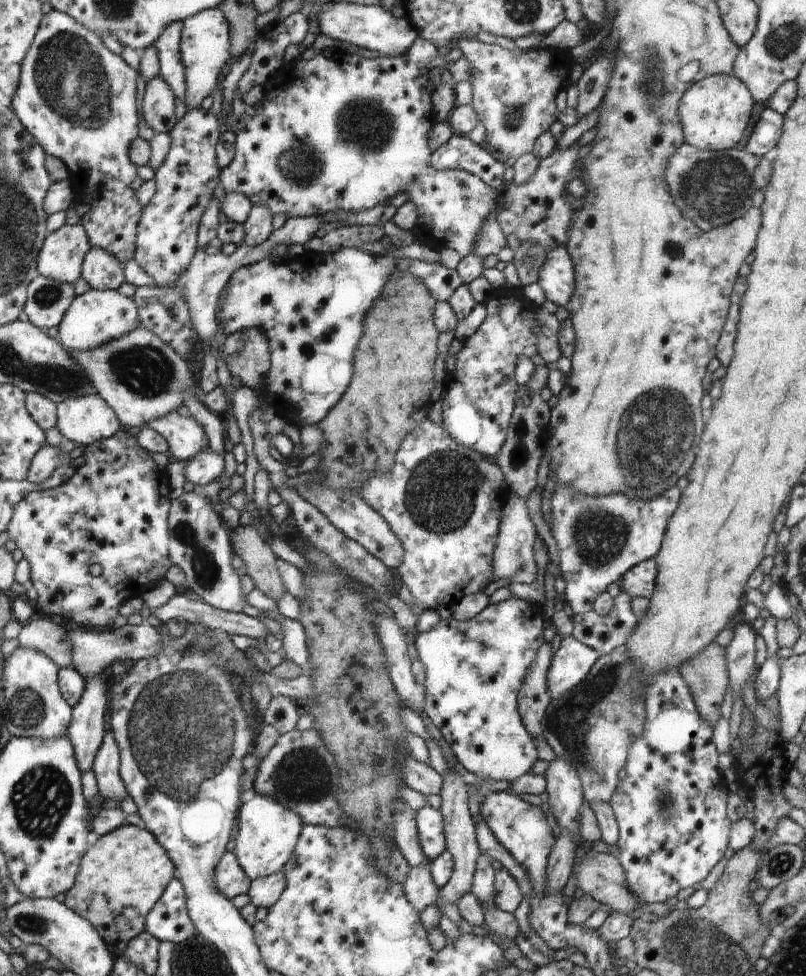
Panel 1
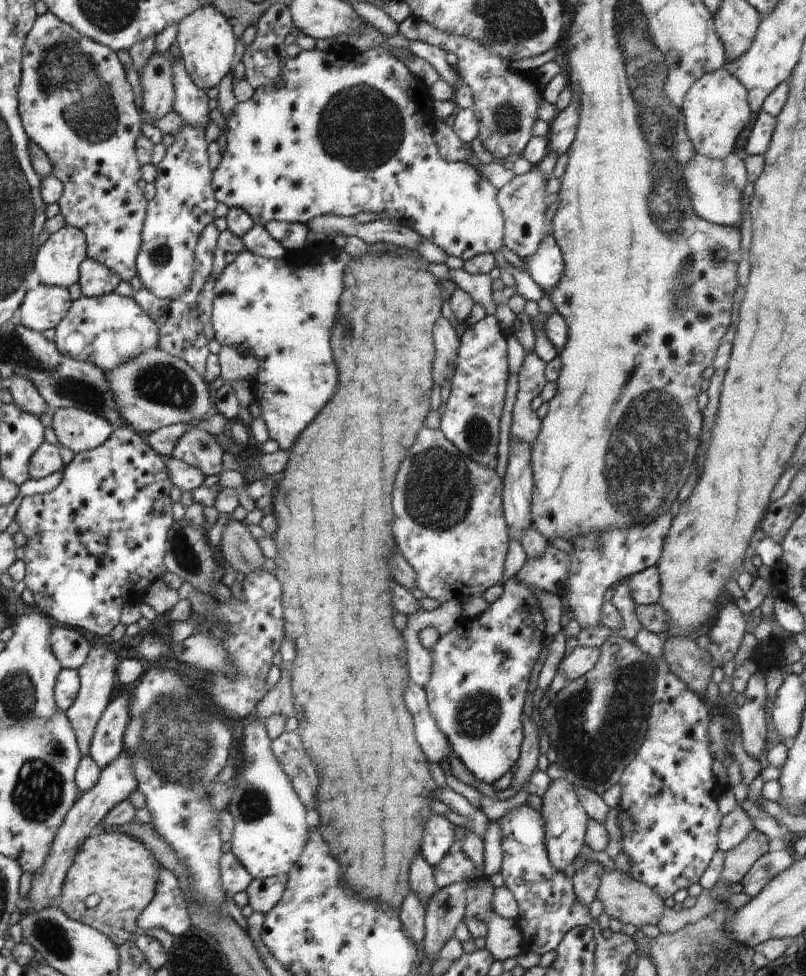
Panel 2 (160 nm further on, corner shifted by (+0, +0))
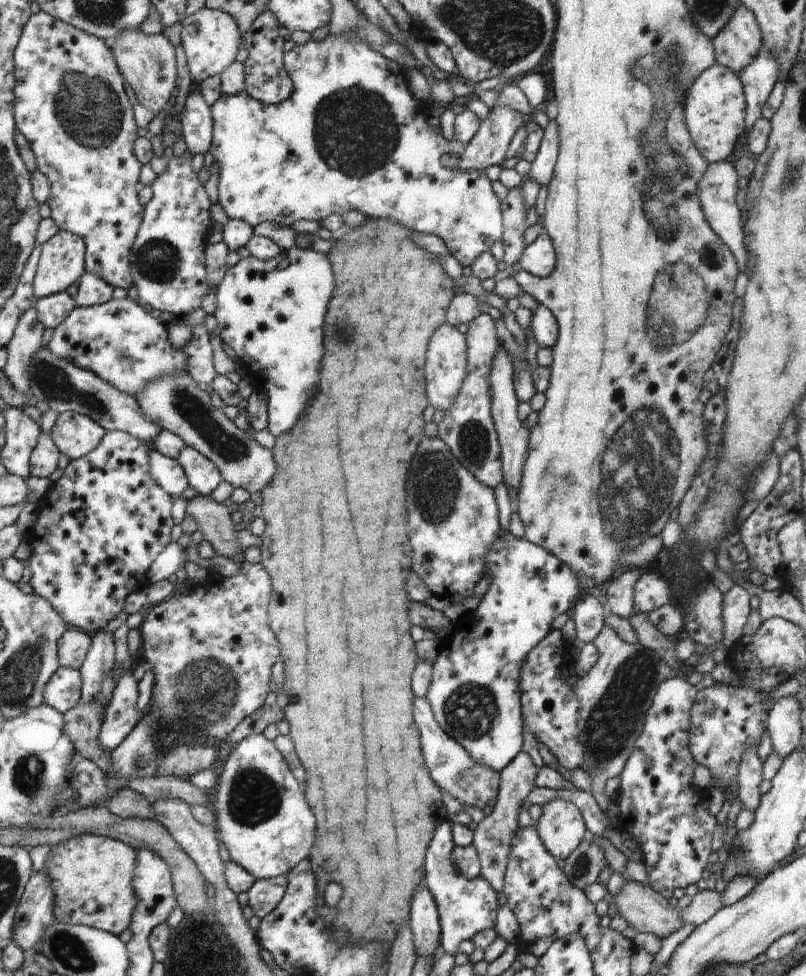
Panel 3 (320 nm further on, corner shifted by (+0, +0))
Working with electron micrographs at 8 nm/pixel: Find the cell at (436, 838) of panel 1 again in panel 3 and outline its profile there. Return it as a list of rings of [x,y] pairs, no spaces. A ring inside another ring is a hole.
[[[450,821],[438,826],[438,836],[434,837],[434,848],[430,848],[430,860],[426,860],[426,886],[433,894],[441,932],[441,947],[446,953],[456,956],[458,946],[464,940],[472,940],[486,929],[494,929],[499,909],[497,892],[480,874],[470,879],[459,872],[454,862],[452,823]]]

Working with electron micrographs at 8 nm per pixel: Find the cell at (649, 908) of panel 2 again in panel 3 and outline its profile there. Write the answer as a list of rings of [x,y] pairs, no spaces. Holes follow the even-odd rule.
[[[626,882],[619,894],[608,898],[638,933],[652,933],[663,939],[684,926],[678,909],[670,908],[668,899],[650,885]]]

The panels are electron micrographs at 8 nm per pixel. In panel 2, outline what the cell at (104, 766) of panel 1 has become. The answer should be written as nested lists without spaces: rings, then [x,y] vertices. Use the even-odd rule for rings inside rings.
[[[122,693],[108,703],[96,723],[89,755],[101,770],[119,757],[125,746],[123,736],[128,726],[131,702],[128,693]]]

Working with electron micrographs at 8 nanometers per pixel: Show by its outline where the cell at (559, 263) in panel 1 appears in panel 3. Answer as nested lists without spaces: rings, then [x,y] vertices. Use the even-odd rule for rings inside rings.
[[[542,230],[531,244],[524,247],[518,260],[522,271],[537,277],[547,277],[556,264],[555,250],[549,234]]]

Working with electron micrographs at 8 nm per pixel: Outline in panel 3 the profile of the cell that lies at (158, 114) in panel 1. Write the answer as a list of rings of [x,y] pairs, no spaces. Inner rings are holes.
[[[128,29],[110,40],[109,48],[122,76],[134,90],[138,102],[154,115],[158,114],[168,104],[172,90],[176,88],[175,46],[169,37],[163,32],[150,34],[142,29]]]

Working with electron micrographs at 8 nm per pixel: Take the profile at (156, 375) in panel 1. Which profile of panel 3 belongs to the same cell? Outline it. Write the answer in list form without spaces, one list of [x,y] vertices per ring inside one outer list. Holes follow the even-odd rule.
[[[188,372],[177,373],[176,375],[162,375],[145,387],[145,392],[136,397],[136,403],[139,404],[140,410],[145,417],[157,422],[164,431],[170,431],[179,436],[189,447],[195,448],[198,452],[206,455],[206,458],[209,458],[216,465],[216,468],[225,477],[226,482],[229,482],[234,489],[240,487],[249,493],[260,492],[272,480],[272,476],[276,472],[272,452],[258,444],[255,438],[249,438],[246,431],[240,430],[236,423],[225,415],[224,410],[222,412],[216,410],[212,406],[210,398],[208,398],[208,392]]]

